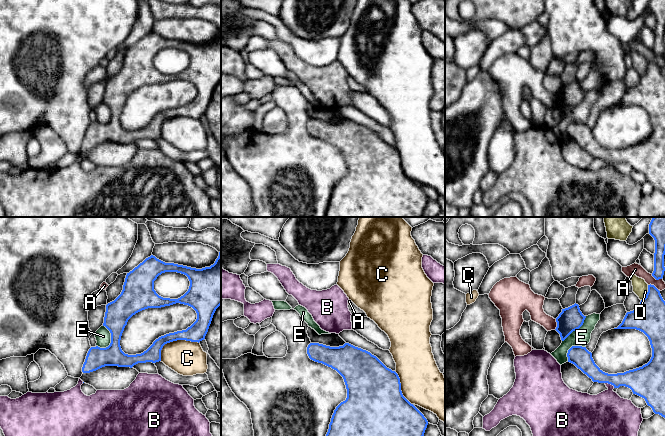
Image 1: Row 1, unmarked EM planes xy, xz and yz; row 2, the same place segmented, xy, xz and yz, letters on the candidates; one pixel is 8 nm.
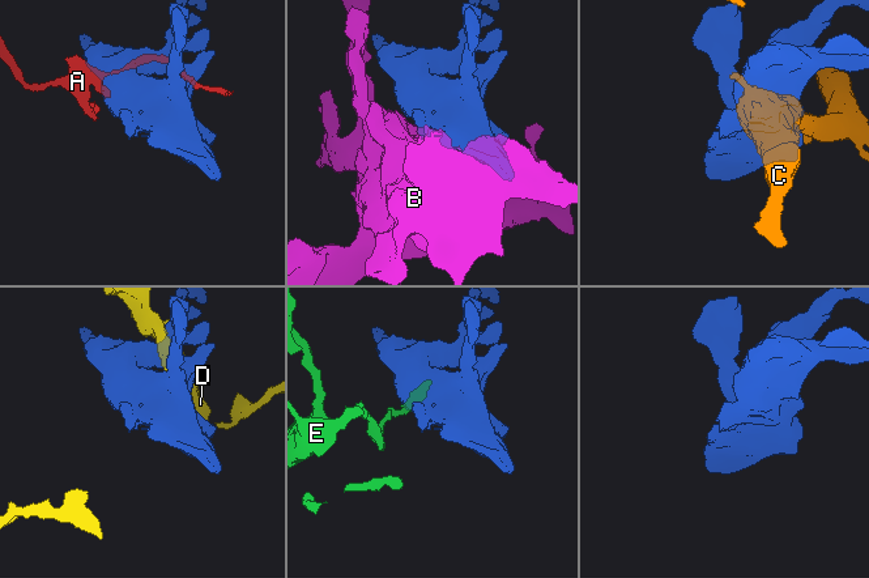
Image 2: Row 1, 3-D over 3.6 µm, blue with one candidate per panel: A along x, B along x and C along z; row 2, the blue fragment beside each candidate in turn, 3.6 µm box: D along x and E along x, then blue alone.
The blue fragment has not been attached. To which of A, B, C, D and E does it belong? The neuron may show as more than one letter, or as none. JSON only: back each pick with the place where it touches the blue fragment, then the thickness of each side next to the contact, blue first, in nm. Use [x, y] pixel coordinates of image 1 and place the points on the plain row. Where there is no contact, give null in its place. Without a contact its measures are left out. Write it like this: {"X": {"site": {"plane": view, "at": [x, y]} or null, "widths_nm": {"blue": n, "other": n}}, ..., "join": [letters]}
{"B": {"site": {"plane": "yz", "at": [610, 159]}, "widths_nm": {"blue": 220, "other": 360}}, "join": ["B"]}

